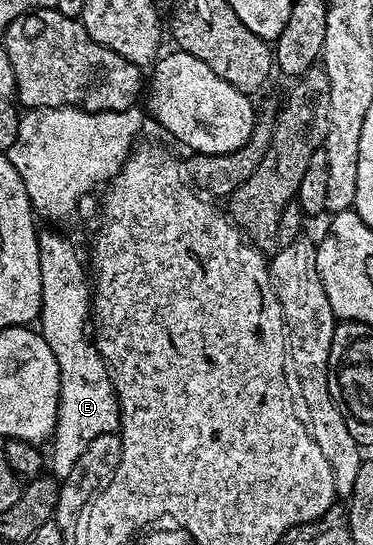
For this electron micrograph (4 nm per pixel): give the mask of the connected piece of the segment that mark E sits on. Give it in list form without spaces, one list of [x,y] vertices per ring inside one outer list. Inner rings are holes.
[[[76,280],[59,289],[51,286],[42,286],[41,289],[41,315],[39,318],[39,332],[46,339],[55,355],[56,363],[60,369],[60,407],[57,410],[57,423],[54,435],[51,439],[51,469],[52,476],[59,481],[65,479],[71,473],[75,460],[83,455],[83,451],[90,445],[92,439],[99,435],[118,432],[122,421],[121,404],[115,394],[113,382],[109,374],[109,368],[102,359],[96,344],[85,333],[85,317],[88,318],[90,310],[91,294],[88,284],[79,283]]]

